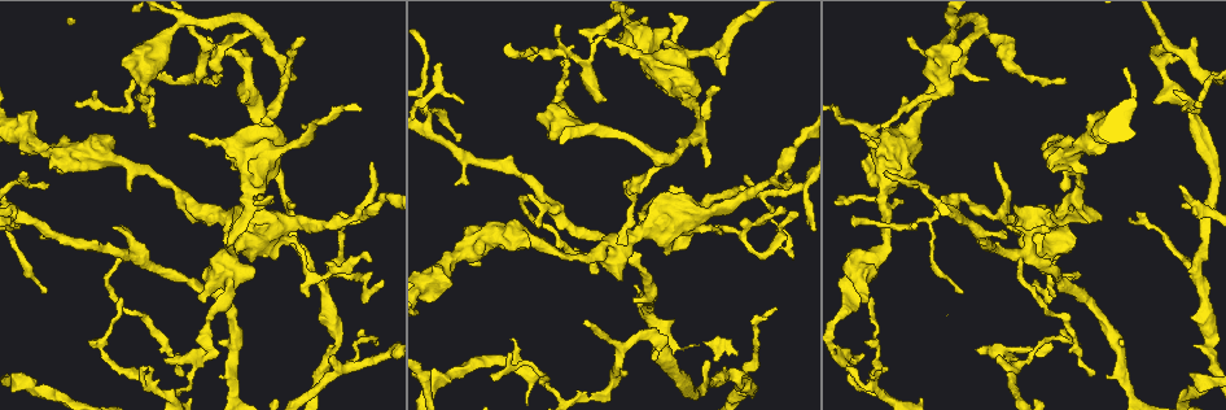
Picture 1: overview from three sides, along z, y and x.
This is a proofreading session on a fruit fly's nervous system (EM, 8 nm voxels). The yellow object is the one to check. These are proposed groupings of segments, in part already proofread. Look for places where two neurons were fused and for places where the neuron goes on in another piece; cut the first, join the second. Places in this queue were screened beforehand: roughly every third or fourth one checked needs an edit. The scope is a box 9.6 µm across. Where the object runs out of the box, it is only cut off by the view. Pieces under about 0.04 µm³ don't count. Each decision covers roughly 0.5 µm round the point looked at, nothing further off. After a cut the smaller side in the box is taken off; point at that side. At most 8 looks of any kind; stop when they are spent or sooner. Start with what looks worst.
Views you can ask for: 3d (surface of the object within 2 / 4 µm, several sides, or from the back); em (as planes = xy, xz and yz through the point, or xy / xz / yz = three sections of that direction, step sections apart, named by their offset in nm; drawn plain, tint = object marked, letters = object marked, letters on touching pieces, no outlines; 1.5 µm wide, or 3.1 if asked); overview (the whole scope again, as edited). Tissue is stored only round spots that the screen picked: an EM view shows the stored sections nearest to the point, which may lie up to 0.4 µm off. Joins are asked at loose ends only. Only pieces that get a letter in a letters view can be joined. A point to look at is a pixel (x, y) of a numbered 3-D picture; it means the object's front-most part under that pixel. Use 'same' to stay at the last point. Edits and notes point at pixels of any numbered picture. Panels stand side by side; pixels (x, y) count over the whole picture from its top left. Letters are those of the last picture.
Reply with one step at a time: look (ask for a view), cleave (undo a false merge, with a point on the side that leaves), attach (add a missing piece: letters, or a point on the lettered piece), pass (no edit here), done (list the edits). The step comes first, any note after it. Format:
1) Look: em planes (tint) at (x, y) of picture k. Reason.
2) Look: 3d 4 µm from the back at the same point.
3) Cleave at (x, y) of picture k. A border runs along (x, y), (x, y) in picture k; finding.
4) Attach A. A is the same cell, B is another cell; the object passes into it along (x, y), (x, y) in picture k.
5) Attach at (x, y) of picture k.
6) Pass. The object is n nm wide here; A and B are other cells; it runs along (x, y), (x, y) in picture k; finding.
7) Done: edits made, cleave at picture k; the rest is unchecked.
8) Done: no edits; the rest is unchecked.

Look: em planes (plain) at (746, 174) of picture 1. Branch stops here.

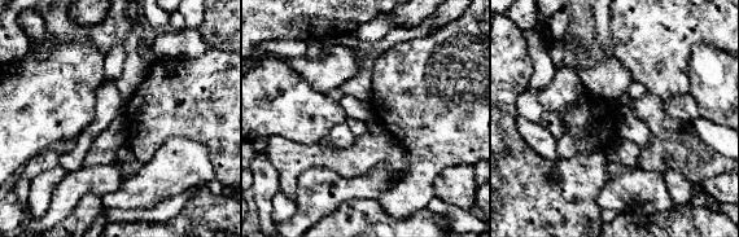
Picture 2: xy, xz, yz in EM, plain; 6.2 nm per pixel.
Look: em planes (letters) at the same point. See the neighbours.

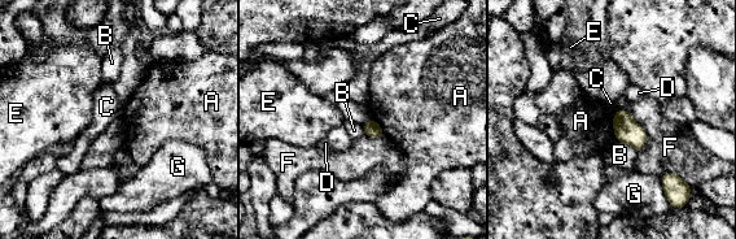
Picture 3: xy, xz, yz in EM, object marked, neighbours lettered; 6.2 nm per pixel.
Pass. A, B, C, D, E, F and G are other cells; a border runs along (372, 117), (385, 135) in picture 3; no lettered piece goes on from it.

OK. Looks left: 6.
Look: em xy step 4 (tint) at (606, 38) of picture 1. Tapers out.

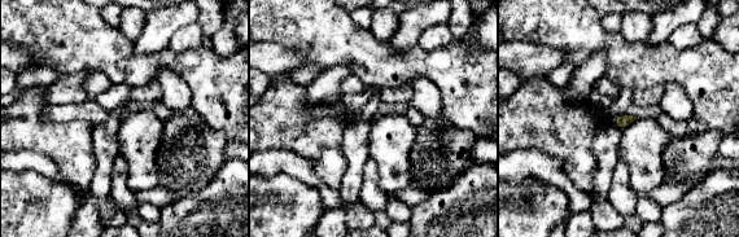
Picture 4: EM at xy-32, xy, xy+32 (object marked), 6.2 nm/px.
Look: em planes (letters) at the same point.

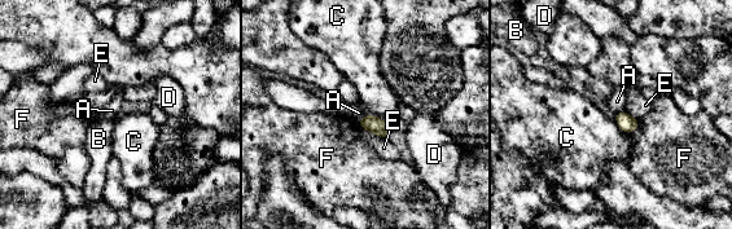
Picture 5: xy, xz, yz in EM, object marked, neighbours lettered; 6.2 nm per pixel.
Pass. A, B, C, D, E and F are other cells; a border runs along (367, 114), (358, 123) in picture 5; none of them fits.

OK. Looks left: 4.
Look: 3d 2 µm at (717, 227) of picture 1. Sharp bend.

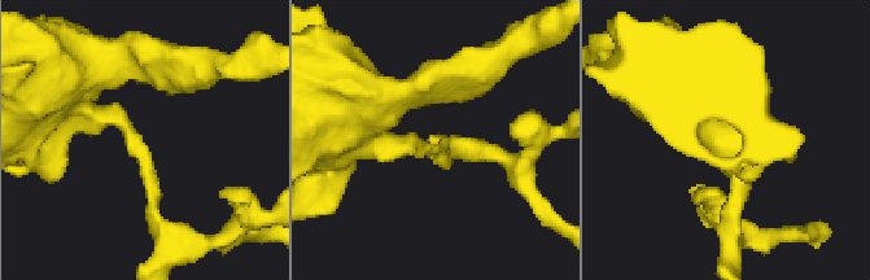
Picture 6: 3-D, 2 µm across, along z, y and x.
Look: em planes (letters) at (432, 151) of picture 6.

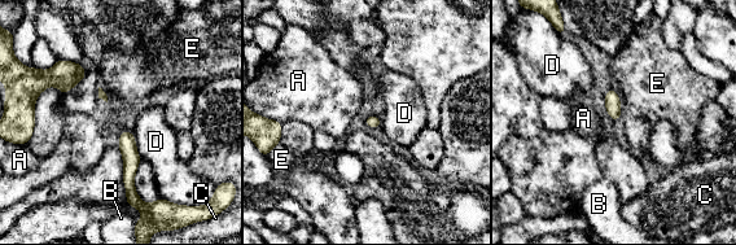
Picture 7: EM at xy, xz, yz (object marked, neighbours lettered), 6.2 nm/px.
Pass. A, B, C, D and E are other cells; a border runs along (622, 106), (620, 116) in picture 7; all the same neuron.

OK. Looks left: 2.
Done: no edits; the rest is unchecked.

